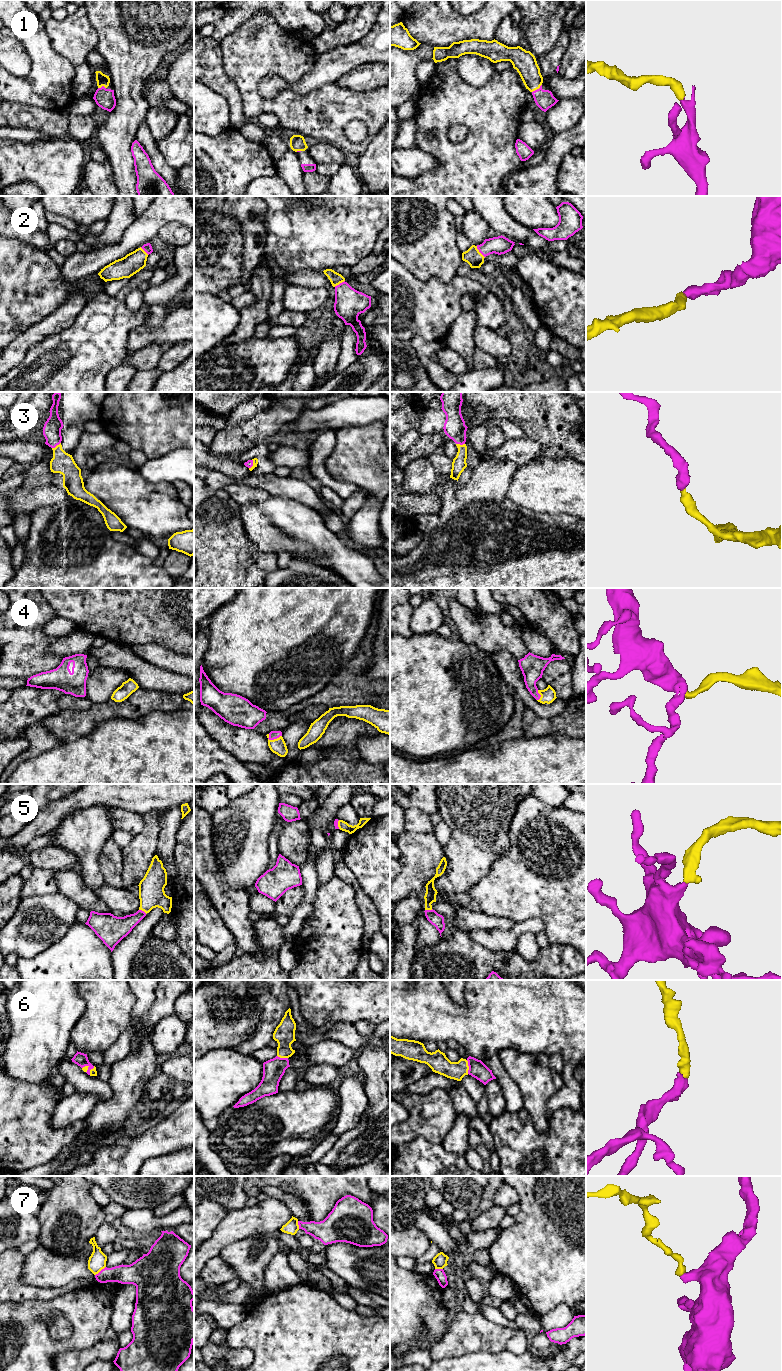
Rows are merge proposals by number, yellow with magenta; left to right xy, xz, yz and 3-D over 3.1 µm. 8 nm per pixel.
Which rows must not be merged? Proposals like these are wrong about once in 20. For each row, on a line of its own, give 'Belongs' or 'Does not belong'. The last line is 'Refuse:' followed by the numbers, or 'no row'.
1: Belongs
2: Belongs
3: Belongs
4: Belongs
5: Belongs
6: Belongs
7: Does not belong
Refuse: 7

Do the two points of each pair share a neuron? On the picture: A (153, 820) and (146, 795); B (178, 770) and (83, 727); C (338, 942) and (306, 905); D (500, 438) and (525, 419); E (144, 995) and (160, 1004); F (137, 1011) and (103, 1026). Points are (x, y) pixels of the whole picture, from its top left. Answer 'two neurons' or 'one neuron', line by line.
A: two neurons
B: two neurons
C: two neurons
D: two neurons
E: two neurons
F: two neurons

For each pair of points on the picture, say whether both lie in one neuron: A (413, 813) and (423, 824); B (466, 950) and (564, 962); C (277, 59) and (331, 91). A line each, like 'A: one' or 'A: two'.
A: one
B: one
C: one

